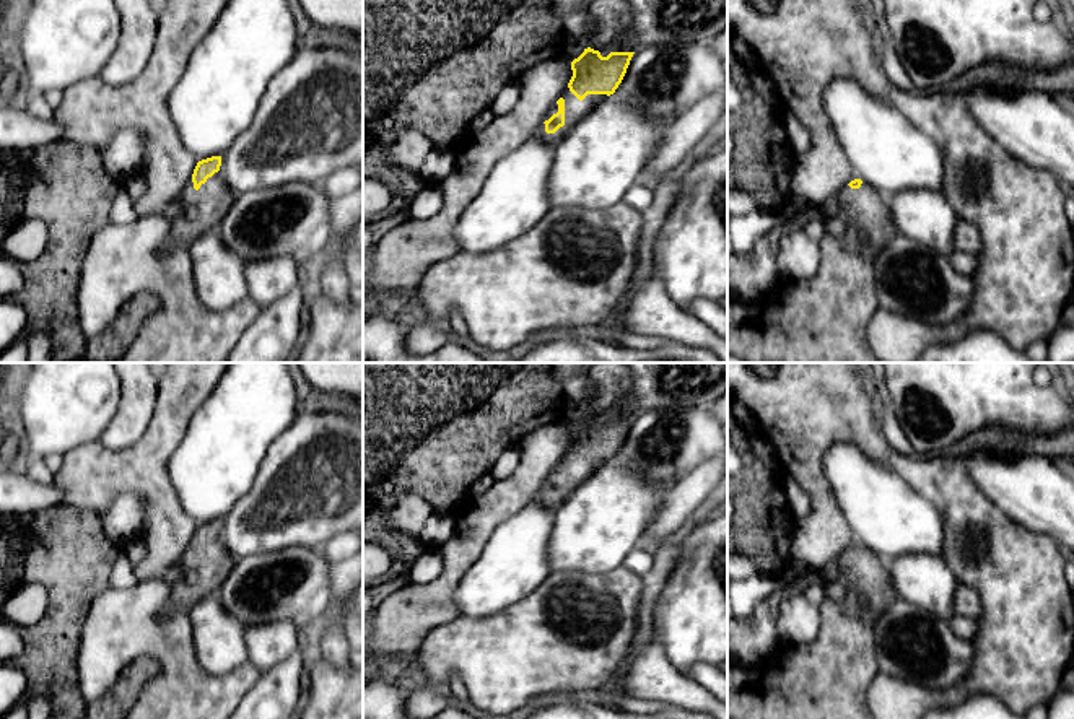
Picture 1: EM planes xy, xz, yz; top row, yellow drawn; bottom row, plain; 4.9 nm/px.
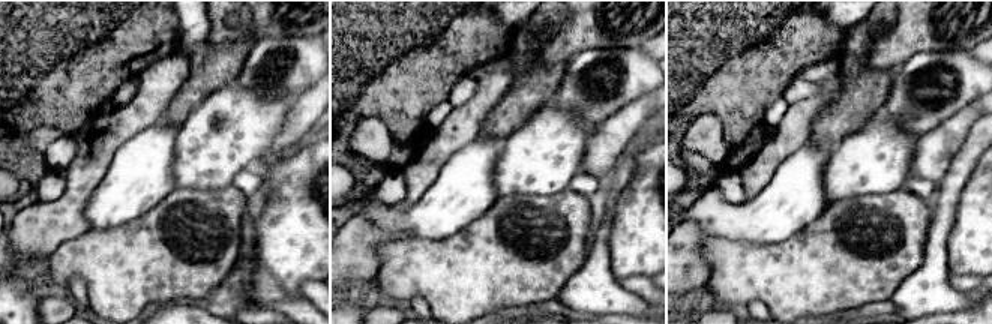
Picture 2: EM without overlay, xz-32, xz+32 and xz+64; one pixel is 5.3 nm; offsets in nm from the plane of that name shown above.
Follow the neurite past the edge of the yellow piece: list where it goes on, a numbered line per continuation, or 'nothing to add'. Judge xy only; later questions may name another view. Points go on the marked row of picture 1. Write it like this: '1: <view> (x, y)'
1: xy (202, 210)

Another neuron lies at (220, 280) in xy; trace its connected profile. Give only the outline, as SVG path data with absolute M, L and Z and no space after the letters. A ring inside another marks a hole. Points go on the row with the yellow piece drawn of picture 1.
M218 229L195 239L189 254L197 294L208 309L225 311L249 296L244 264L221 242Z

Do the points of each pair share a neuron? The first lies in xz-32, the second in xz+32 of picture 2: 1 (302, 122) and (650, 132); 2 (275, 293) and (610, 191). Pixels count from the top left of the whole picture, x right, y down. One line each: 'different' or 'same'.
1: different
2: same

